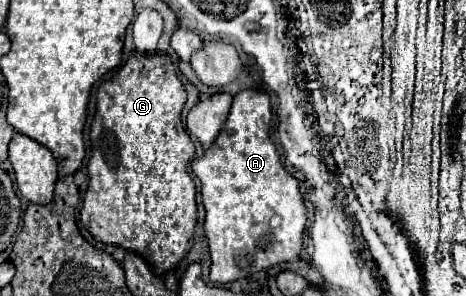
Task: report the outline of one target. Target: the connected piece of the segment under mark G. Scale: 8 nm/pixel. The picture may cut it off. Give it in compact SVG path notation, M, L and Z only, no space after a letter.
M136 51L110 81L100 85L96 97L98 111L90 129L90 183L84 195L80 221L96 241L134 251L156 271L156 275L162 275L174 269L188 255L194 243L194 225L198 217L196 185L188 175L188 163L194 159L194 145L180 119L186 103L184 85L168 55L146 55Z

